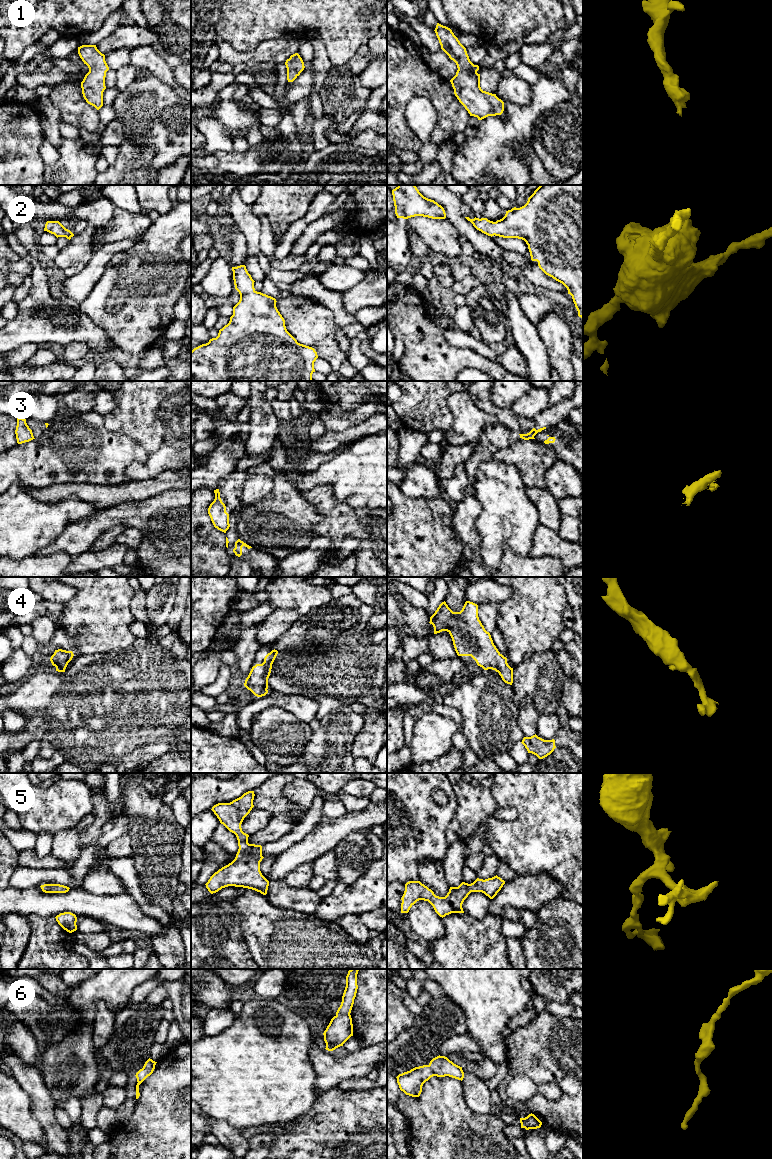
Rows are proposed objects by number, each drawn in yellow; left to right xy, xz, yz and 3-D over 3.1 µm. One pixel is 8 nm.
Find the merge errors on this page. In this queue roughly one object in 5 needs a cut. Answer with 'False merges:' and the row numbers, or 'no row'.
False merges: 3

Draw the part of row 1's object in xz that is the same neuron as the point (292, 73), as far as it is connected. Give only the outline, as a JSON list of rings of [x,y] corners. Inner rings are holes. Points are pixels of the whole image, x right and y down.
[[[298,53],[290,56],[285,62],[287,68],[287,80],[293,82],[304,70],[304,62]]]

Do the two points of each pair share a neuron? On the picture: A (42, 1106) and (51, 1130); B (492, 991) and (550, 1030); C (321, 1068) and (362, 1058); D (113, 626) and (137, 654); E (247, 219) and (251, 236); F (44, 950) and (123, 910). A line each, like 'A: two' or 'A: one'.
A: one
B: two
C: one
D: two
E: one
F: two

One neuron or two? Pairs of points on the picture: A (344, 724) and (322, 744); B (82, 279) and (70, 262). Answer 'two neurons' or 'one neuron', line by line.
A: one neuron
B: two neurons

